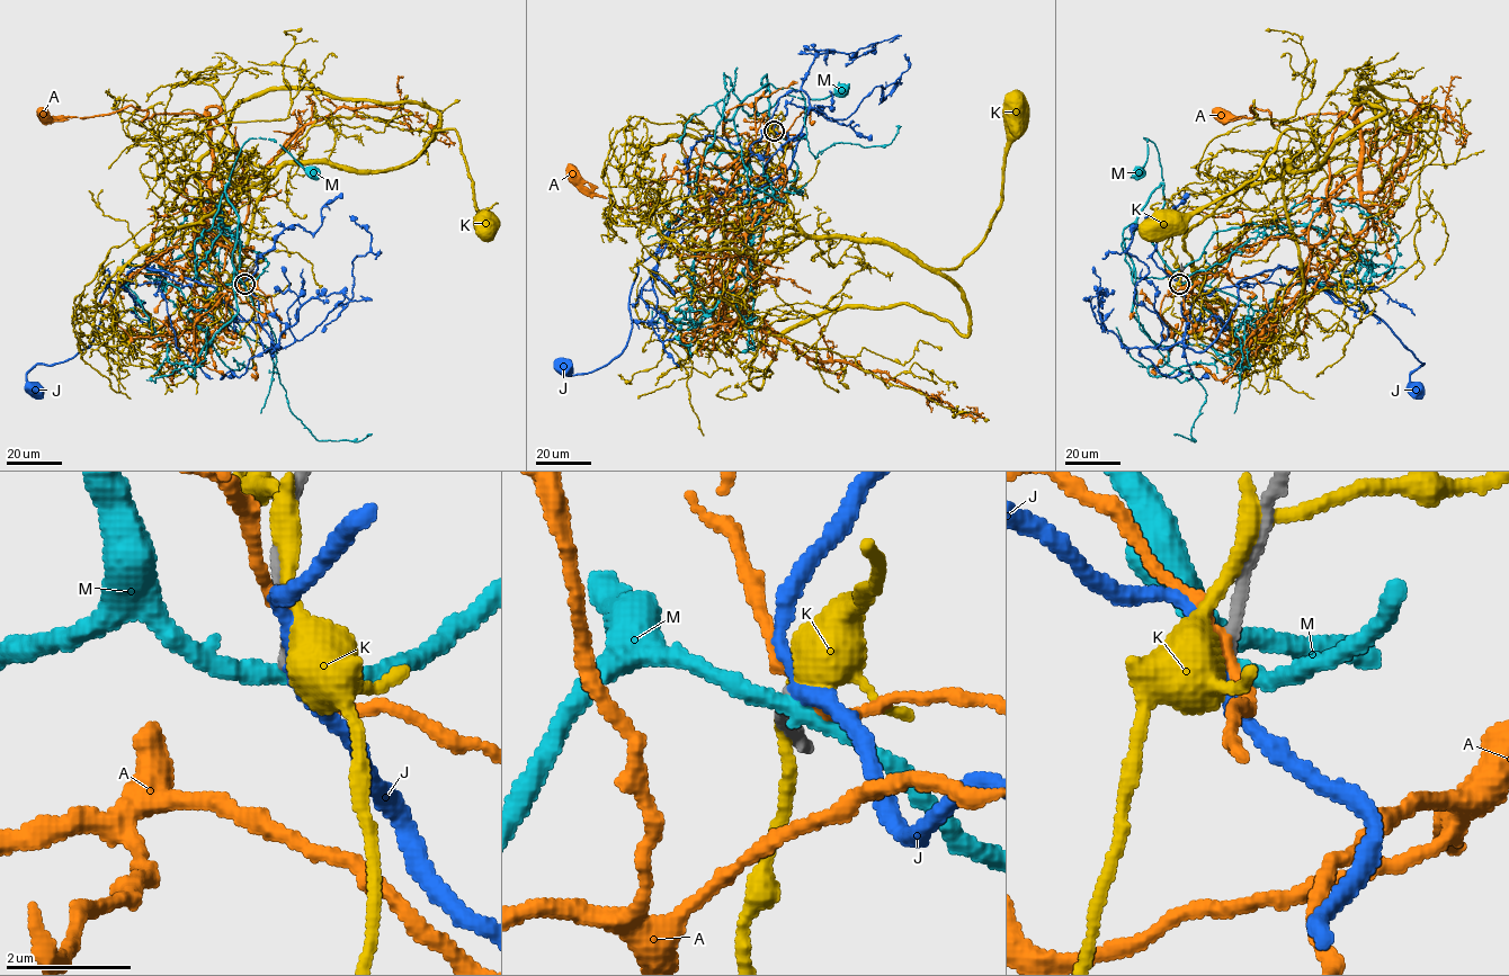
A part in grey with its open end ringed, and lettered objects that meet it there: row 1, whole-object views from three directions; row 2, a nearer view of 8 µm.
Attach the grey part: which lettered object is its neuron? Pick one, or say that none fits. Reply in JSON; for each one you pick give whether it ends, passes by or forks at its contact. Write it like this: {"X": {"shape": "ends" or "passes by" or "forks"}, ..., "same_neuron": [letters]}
{"same_neuron": []}

